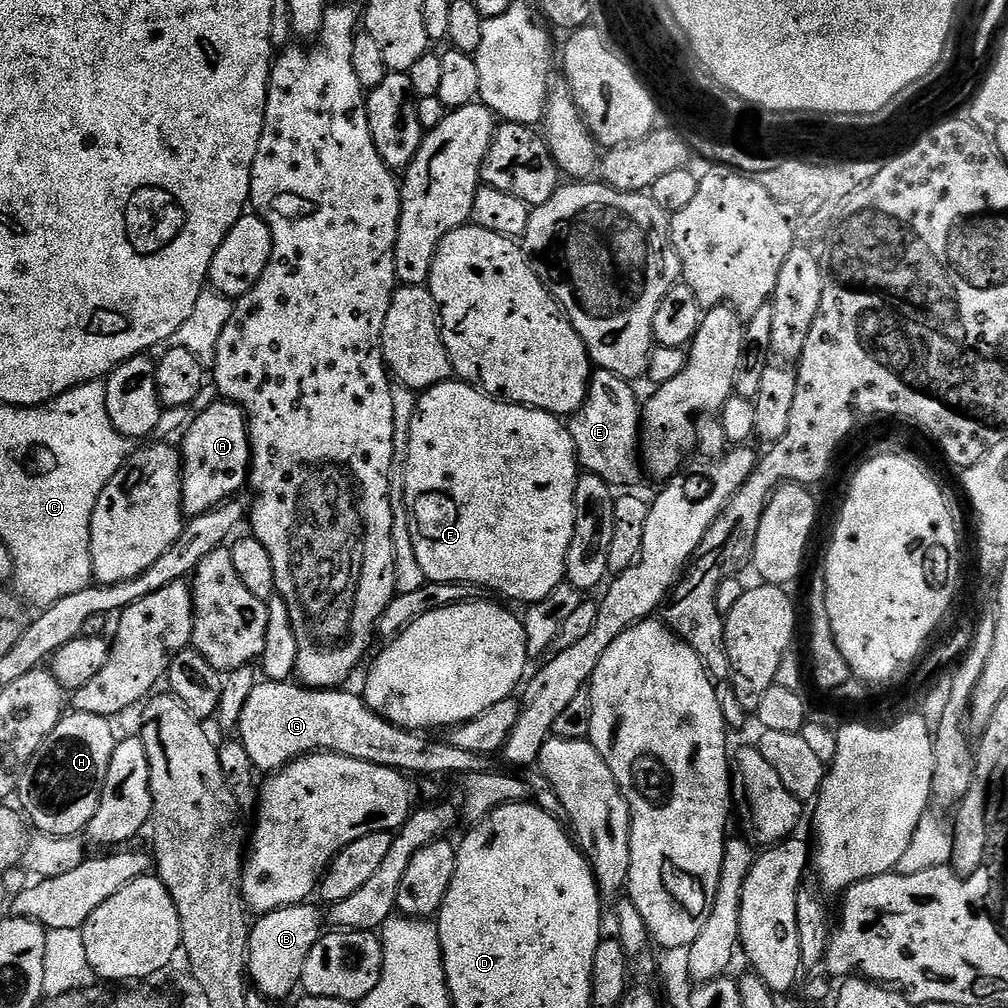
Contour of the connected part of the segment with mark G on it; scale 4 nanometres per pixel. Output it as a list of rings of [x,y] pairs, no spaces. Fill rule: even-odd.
[[[287,680],[257,682],[242,709],[238,725],[238,739],[249,752],[255,771],[260,774],[279,772],[299,756],[311,756],[314,752],[336,752],[339,756],[358,758],[413,777],[485,771],[485,757],[470,754],[470,750],[458,750],[458,746],[450,746],[447,739],[435,740],[432,737],[435,735],[391,724],[365,702],[363,695],[344,691],[306,688],[299,682]]]

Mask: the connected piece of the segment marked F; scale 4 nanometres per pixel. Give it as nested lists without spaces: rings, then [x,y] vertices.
[[[449,378],[417,395],[408,435],[408,469],[404,473],[404,501],[410,522],[410,538],[414,542],[414,555],[418,557],[418,566],[422,566],[425,581],[434,584],[477,584],[489,593],[501,592],[505,601],[517,600],[521,606],[542,602],[542,598],[546,598],[546,594],[550,594],[554,586],[565,583],[568,574],[566,558],[576,525],[574,486],[578,475],[578,461],[574,438],[561,417],[551,416],[549,412],[537,408],[528,408],[525,404],[510,404],[507,400],[498,400],[459,378]]]

